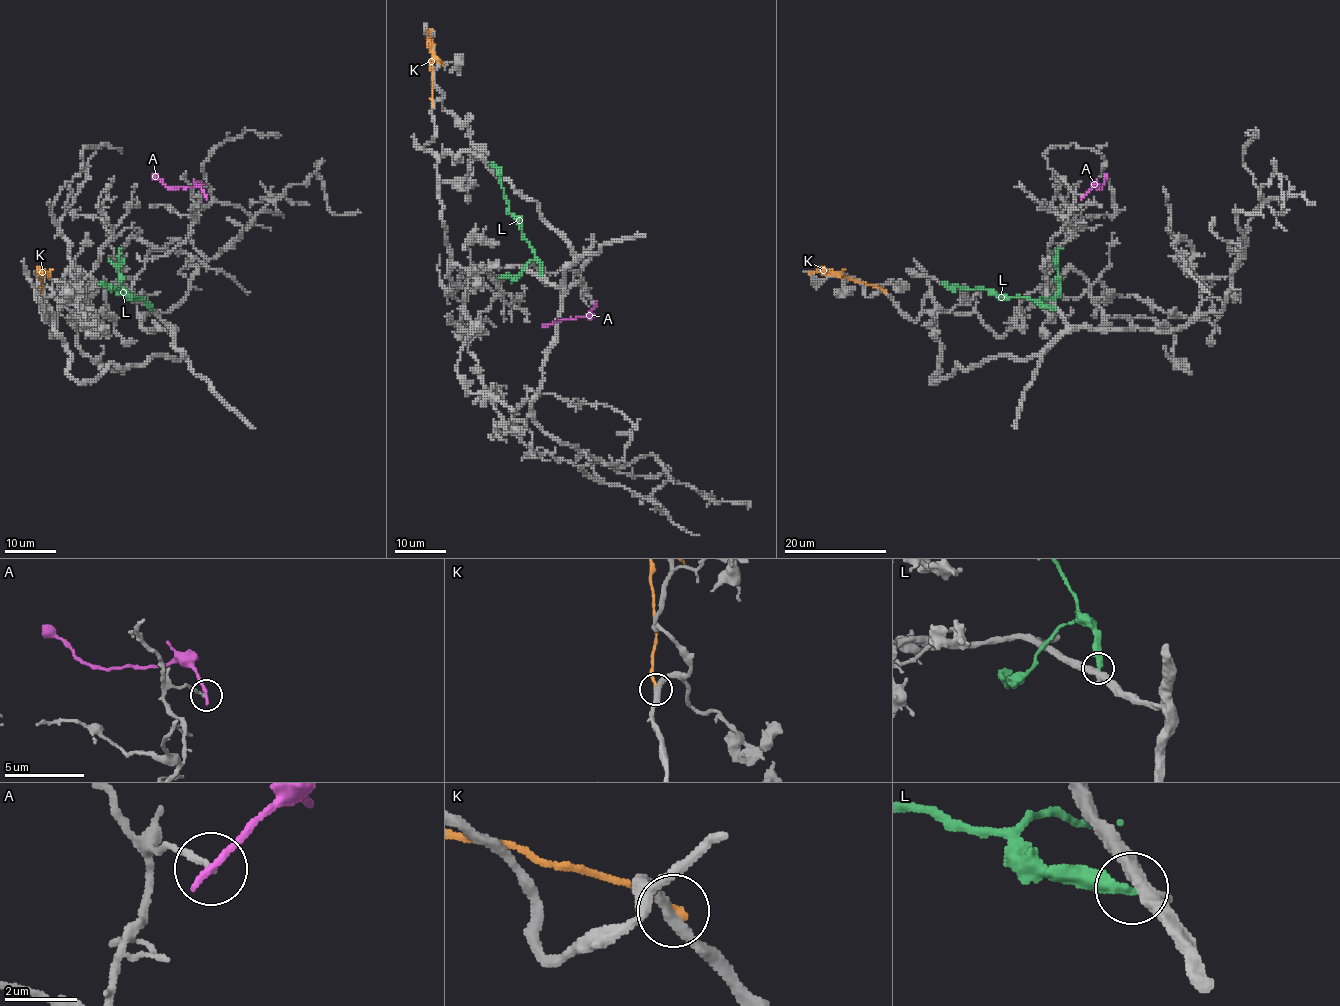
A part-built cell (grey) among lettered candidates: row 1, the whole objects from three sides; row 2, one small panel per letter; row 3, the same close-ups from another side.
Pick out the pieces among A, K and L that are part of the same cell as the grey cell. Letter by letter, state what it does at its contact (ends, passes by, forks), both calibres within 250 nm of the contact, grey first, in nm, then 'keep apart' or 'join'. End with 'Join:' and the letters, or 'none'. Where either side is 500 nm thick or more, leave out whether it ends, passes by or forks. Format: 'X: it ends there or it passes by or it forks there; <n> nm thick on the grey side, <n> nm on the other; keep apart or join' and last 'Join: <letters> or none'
A: it ends there; 170 nm thick on the grey side, 240 nm on the other; keep apart
K: it ends there; 320 nm thick on the grey side, 220 nm on the other; keep apart
L: it ends there; 440 nm thick on the grey side, 360 nm on the other; keep apart
Join: none

